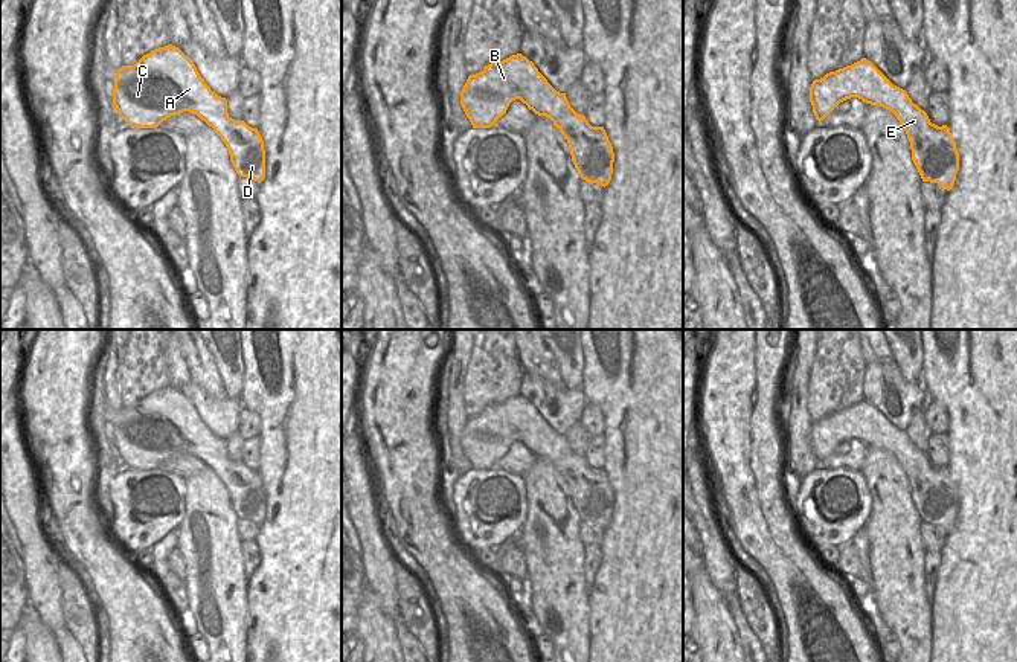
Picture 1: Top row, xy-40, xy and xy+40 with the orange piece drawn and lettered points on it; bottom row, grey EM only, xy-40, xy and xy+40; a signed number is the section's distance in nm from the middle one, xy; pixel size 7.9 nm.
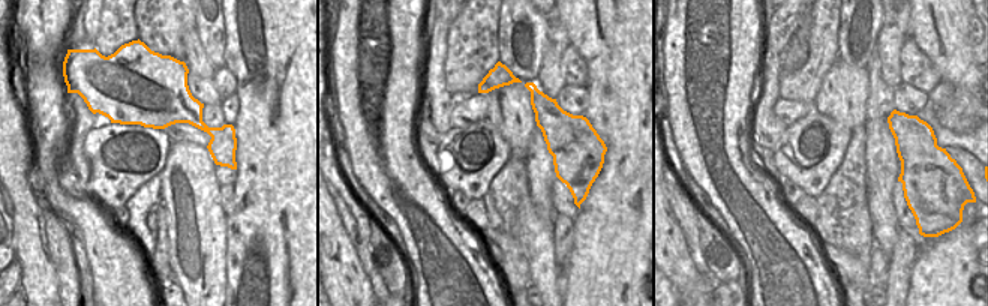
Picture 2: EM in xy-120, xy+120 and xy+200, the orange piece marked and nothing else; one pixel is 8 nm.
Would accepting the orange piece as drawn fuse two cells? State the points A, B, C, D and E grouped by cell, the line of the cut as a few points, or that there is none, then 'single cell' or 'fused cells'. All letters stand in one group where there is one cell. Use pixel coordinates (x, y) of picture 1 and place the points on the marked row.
A B C D E | no cut | single cell

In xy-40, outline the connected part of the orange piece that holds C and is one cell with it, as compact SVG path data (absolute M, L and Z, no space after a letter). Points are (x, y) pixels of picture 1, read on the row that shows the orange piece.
M172 44L117 70L113 105L131 128L157 128L183 111L197 114L226 143L239 177L258 183L265 178L265 149L258 128L232 119L227 99L212 92L195 64Z

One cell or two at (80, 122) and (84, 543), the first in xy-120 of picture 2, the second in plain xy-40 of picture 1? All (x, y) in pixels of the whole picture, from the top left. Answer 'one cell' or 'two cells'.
two cells

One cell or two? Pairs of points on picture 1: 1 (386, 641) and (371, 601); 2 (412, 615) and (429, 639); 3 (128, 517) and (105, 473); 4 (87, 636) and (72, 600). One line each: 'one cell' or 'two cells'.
1: one cell
2: one cell
3: two cells
4: one cell

